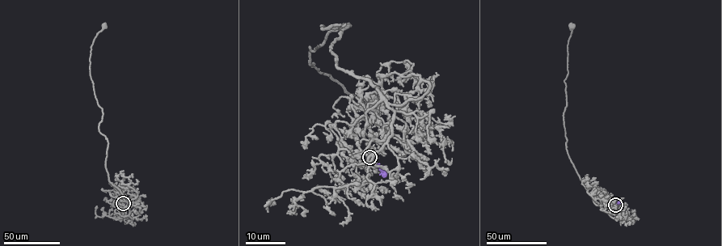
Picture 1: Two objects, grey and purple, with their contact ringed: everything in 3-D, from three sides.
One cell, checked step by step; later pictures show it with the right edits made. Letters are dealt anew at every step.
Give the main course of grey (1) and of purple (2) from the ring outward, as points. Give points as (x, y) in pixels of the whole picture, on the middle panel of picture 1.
1: (370, 156), (394, 112), (337, 66), (350, 25), (322, 26), (342, 29), (310, 65), (372, 100)
2: (370, 157), (386, 176)

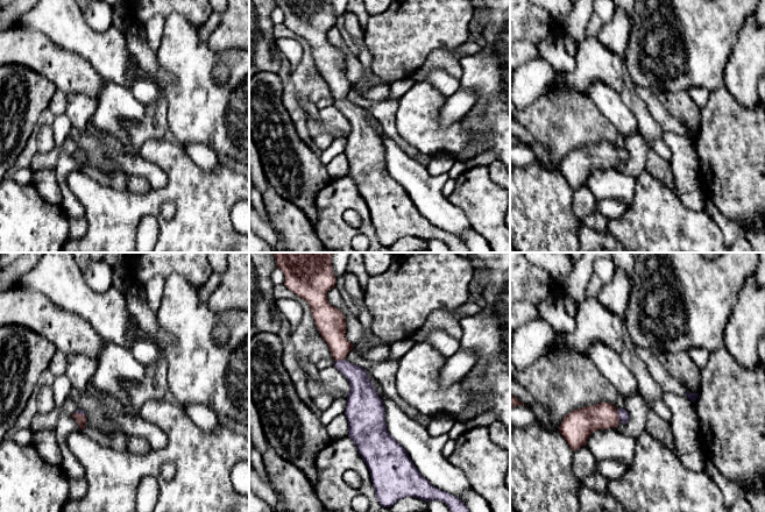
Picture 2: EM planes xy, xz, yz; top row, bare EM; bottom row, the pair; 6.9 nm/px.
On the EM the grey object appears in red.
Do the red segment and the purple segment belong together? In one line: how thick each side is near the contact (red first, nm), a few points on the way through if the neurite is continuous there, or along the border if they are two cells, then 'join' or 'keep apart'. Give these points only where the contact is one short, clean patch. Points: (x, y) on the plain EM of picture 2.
200/70 nm | across yz (582, 162), (601, 155), (617, 155), (623, 154) | join

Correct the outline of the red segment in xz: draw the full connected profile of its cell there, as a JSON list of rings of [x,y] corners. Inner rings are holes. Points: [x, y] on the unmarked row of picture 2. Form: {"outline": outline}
{"outline": [[[276,0],[276,7],[284,13],[284,24],[309,43],[316,66],[335,100],[334,106],[350,123],[345,149],[348,159],[348,176],[356,184],[359,193],[370,211],[376,237],[381,246],[390,247],[404,236],[415,236],[427,242],[440,240],[448,246],[452,253],[469,253],[467,246],[458,236],[433,226],[422,215],[406,190],[389,173],[383,141],[369,120],[367,109],[346,99],[353,88],[353,84],[346,76],[346,59],[343,54],[327,40],[327,31],[335,27],[337,22],[332,0]]]}

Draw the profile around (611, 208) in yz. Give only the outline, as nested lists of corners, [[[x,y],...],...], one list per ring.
[[[597,199],[595,209],[611,220],[622,216],[629,209],[629,205],[623,200]]]

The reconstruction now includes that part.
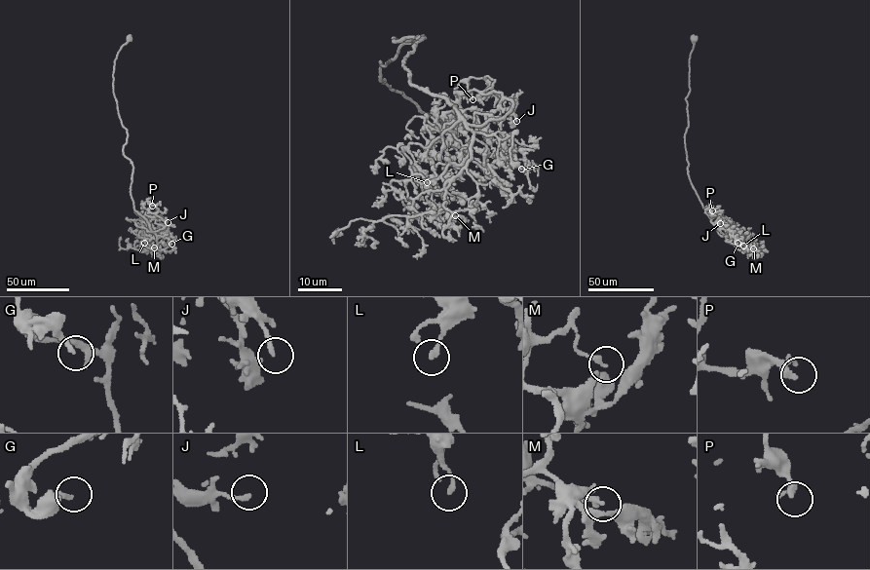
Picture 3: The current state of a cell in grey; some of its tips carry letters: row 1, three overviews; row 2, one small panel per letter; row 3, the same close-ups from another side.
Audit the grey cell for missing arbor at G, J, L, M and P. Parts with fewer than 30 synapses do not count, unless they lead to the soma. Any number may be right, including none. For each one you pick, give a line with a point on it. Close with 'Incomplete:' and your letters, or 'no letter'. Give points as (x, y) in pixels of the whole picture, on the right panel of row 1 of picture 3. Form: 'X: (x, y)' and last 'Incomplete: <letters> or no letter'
Incomplete: no letter

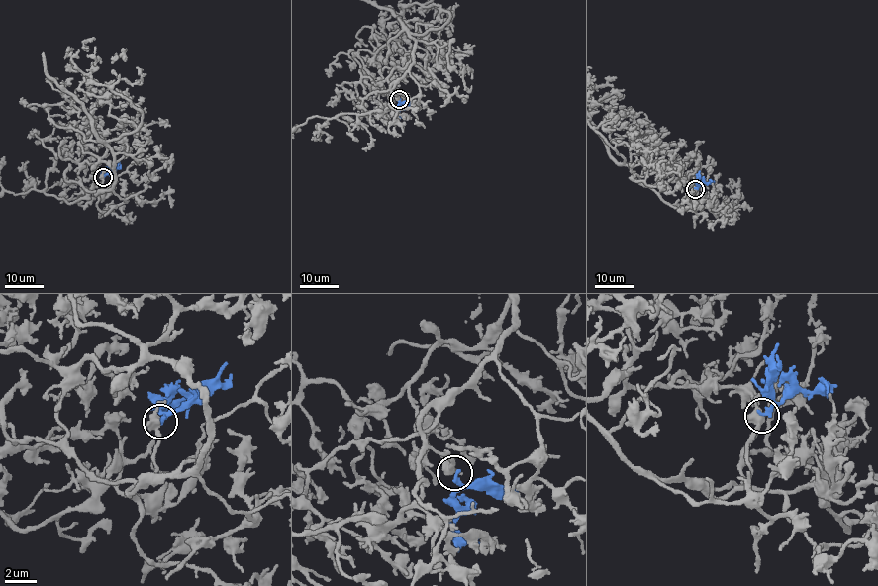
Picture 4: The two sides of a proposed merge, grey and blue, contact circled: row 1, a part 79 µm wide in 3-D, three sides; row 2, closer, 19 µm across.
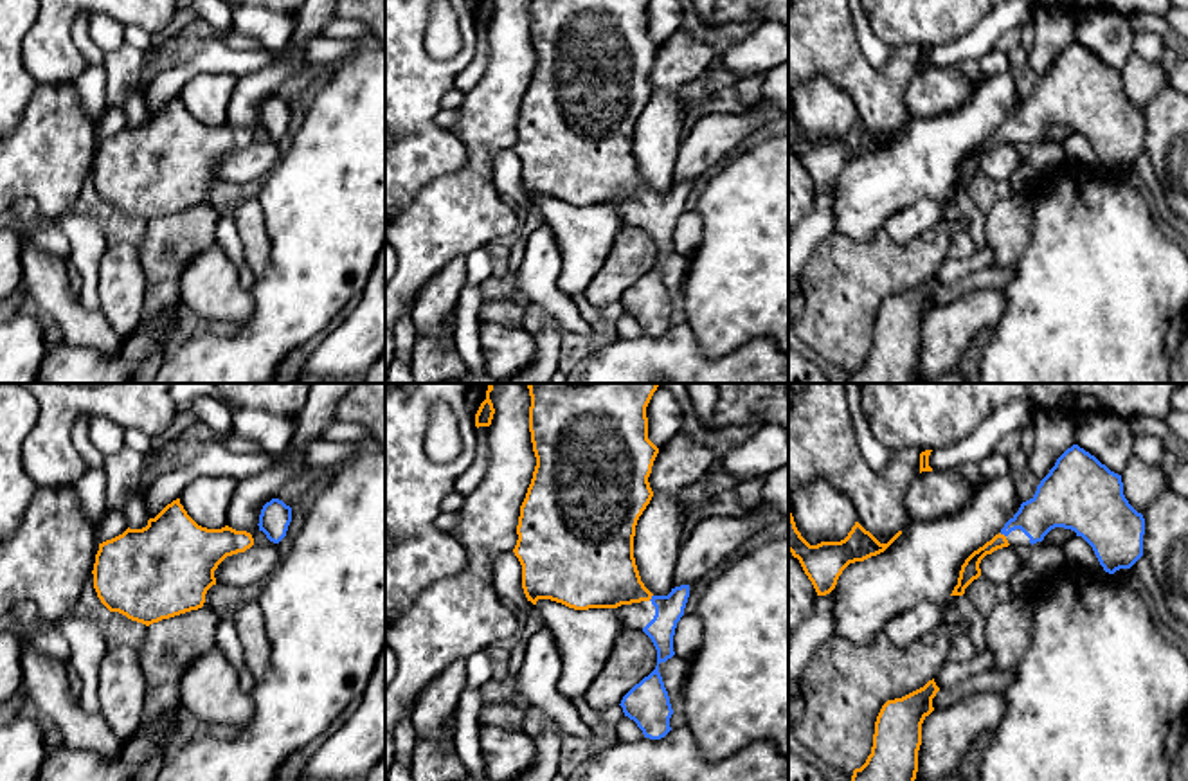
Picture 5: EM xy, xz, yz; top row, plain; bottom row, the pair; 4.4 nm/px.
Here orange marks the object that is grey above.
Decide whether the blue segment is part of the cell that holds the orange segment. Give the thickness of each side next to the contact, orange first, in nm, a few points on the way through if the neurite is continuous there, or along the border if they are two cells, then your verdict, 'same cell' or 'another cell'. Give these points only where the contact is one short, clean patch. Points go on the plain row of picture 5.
320 nm thick on the orange side, 130 nm on the other; runs through xz (602, 170), (609, 177), (650, 195), (668, 206); same cell

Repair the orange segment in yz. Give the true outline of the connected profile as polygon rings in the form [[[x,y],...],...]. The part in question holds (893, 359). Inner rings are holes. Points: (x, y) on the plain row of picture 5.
[[[932,275],[923,284],[882,302],[875,319],[871,351],[853,367],[848,383],[914,382],[922,320],[934,308],[932,295],[938,288]]]

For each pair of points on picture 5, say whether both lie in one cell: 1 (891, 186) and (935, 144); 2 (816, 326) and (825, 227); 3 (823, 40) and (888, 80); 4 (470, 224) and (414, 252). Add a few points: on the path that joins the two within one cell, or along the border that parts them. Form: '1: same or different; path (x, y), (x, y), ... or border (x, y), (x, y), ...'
1: same; path (902, 175), (924, 155)
2: different; border (834, 231), (814, 247), (807, 260)
3: same; path (839, 56), (863, 80), (872, 80)
4: same; path (456, 224), (443, 224), (429, 238)

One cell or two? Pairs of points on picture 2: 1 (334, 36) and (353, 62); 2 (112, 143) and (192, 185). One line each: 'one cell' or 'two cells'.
1: one cell
2: two cells

